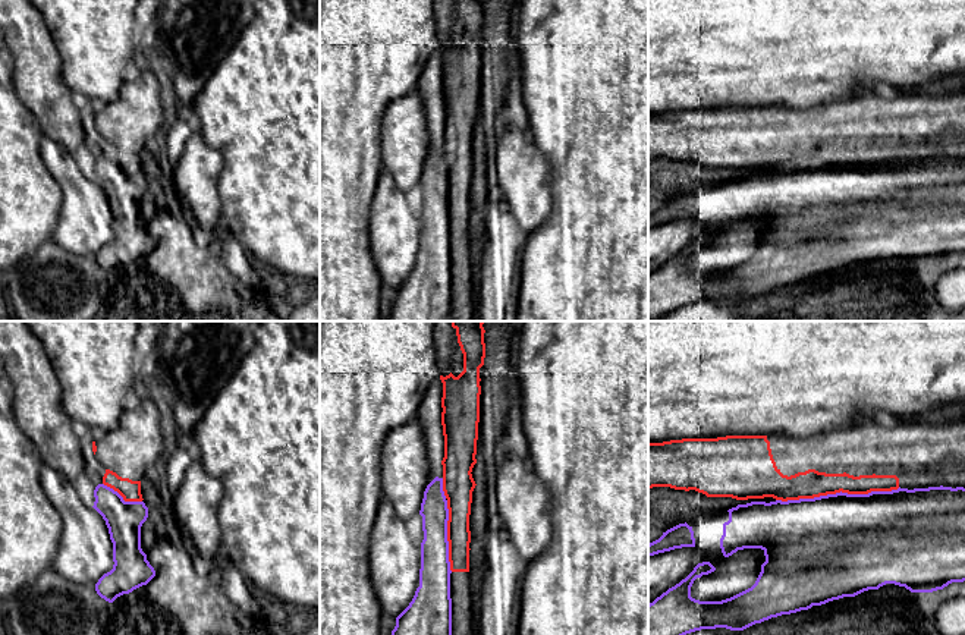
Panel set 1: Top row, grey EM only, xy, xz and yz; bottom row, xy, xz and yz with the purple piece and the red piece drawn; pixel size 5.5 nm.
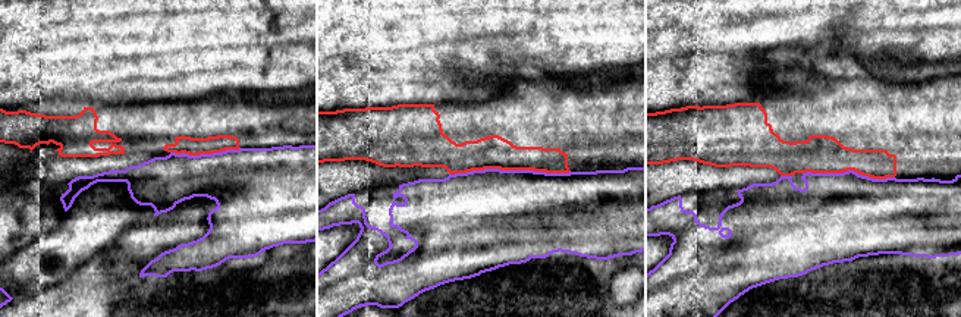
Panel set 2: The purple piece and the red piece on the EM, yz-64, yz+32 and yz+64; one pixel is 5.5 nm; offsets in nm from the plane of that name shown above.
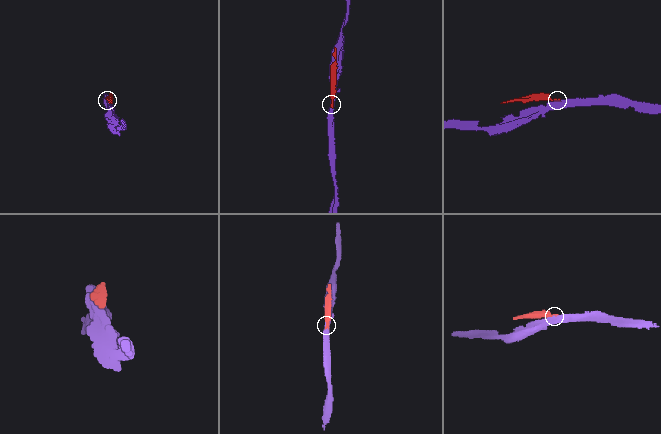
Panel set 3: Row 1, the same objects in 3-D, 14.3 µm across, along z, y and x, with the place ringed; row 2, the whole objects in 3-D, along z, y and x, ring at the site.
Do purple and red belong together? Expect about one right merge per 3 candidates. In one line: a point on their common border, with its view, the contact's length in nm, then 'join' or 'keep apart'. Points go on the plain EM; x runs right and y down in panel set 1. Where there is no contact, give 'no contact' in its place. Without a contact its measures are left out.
contact yz (838, 164); length 700 nm; keep apart

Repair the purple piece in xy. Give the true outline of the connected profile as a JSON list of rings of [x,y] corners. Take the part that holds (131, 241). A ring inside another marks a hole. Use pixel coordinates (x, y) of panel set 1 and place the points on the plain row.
[[[98,155],[94,180],[103,188],[113,214],[113,241],[95,255],[97,265],[109,274],[147,257],[155,242],[141,220],[141,198],[148,189],[144,173],[125,173],[113,160]]]

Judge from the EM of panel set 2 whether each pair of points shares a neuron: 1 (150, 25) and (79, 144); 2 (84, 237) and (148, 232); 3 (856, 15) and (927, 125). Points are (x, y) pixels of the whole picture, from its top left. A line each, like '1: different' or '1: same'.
1: different
2: different
3: different

